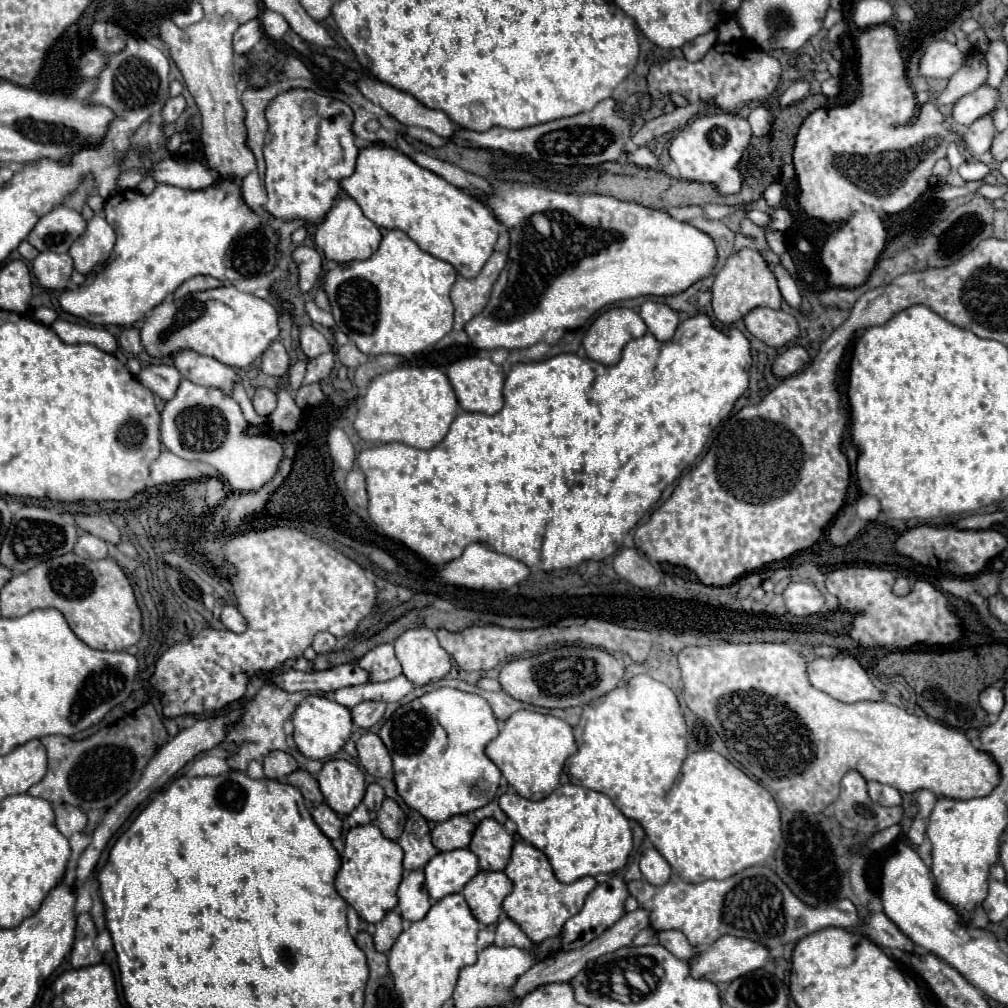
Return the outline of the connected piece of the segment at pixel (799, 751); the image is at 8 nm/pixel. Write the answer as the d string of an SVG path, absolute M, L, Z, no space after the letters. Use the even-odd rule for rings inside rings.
M758 642L688 646L678 652L678 666L684 682L686 706L714 726L732 758L756 776L756 780L790 812L820 814L826 806L836 802L840 778L848 770L858 770L866 780L888 784L900 792L926 788L940 798L954 800L988 796L1000 784L1000 768L994 756L974 748L964 732L908 714L888 702L842 704L816 690L808 682L808 658L792 644Z

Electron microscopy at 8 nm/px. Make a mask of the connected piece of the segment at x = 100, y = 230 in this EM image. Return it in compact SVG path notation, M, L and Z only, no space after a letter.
M102 216L90 218L86 222L84 234L70 248L74 270L78 270L80 274L92 272L96 264L104 262L110 256L114 242L116 242L116 234L112 226Z

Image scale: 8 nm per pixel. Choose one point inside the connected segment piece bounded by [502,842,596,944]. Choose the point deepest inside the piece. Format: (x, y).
(539, 904)

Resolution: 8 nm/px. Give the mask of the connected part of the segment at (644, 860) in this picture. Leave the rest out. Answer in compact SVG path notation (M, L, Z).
M648 848L642 854L642 858L640 858L640 872L654 886L660 886L660 884L668 882L670 874L672 874L668 862L664 860L664 856L656 848Z

